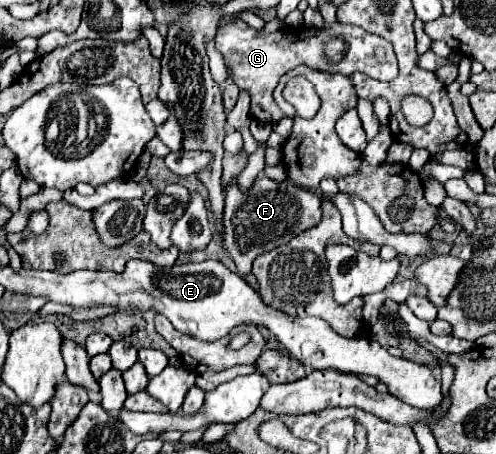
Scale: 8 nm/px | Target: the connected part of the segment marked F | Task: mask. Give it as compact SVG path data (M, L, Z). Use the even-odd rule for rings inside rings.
M236 177L224 187L224 247L232 257L238 275L250 275L252 261L274 247L286 245L294 235L314 227L320 221L320 197L312 191L300 189L290 181L272 181L268 177L256 179L248 191L240 191Z

